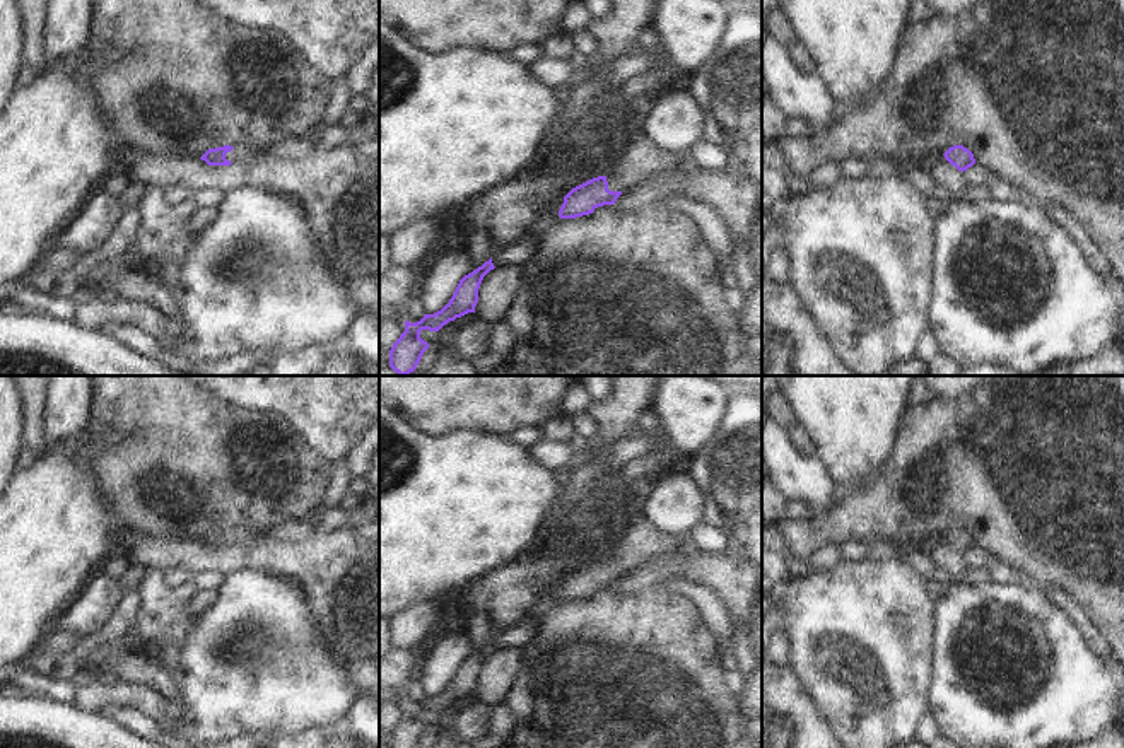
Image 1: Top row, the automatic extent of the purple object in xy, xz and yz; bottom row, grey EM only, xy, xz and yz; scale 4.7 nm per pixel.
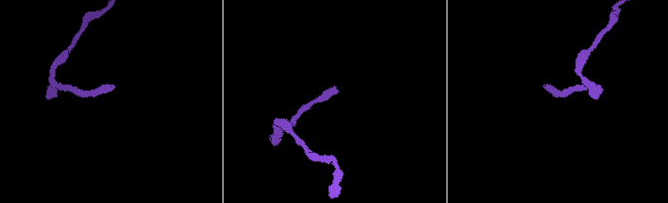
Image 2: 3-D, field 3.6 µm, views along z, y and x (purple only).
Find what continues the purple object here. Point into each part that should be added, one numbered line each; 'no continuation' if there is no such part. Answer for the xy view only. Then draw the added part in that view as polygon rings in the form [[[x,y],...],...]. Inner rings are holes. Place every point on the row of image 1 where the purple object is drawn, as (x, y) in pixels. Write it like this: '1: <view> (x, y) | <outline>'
1: xy (243, 156) | [[[241,147],[227,152],[225,159],[231,161],[234,166],[246,166],[258,159],[261,152],[261,149]]]

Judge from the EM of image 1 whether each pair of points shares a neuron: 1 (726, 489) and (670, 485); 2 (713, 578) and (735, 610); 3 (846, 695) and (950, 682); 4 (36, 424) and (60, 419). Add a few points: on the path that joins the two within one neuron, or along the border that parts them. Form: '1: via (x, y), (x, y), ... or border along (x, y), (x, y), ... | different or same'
1: border along (680, 467), (702, 497), (704, 520) | different
2: via (721, 586), (735, 601) | same
3: border along (933, 646), (933, 682), (928, 711) | different
4: border along (46, 393), (43, 432) | different

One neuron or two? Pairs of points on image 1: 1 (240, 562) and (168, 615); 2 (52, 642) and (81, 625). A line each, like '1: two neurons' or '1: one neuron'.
1: two neurons
2: two neurons

